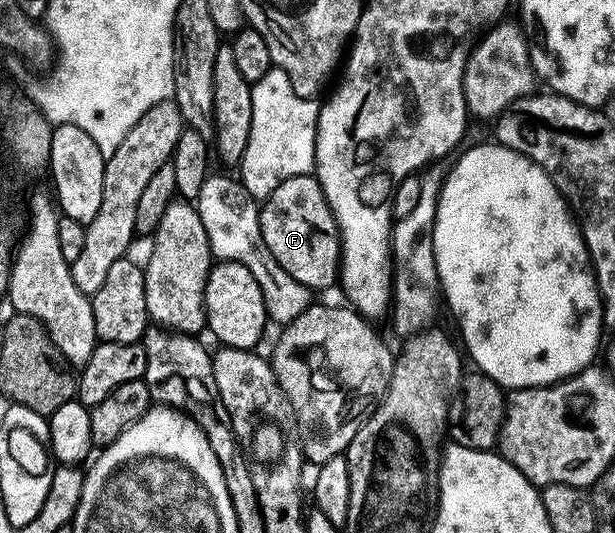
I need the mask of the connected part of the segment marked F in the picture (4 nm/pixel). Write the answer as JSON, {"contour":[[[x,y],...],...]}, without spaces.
{"contour":[[[313,174],[301,175],[300,177],[288,177],[261,204],[258,212],[260,221],[260,233],[264,237],[264,245],[276,257],[276,261],[285,271],[290,274],[300,285],[317,289],[317,287],[335,286],[340,275],[340,240],[338,238],[338,222],[330,211],[328,201],[324,197],[322,187]]]}

